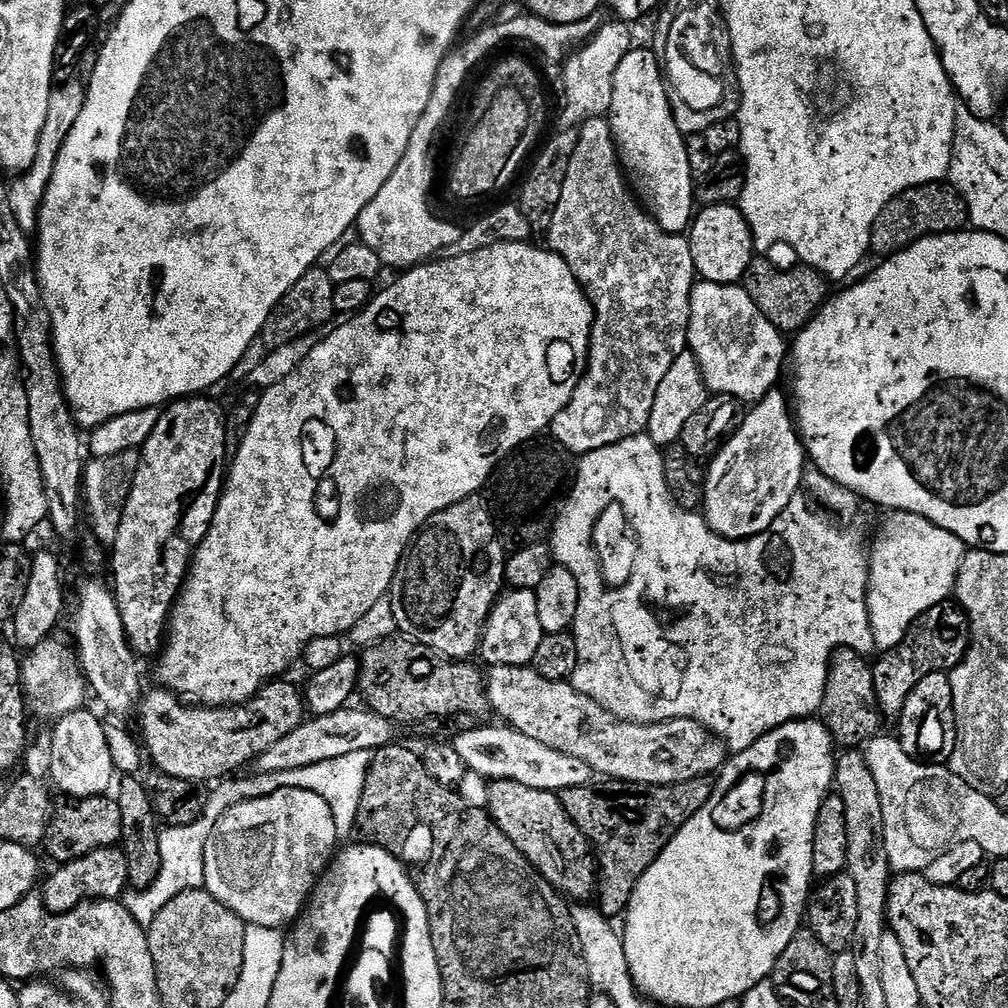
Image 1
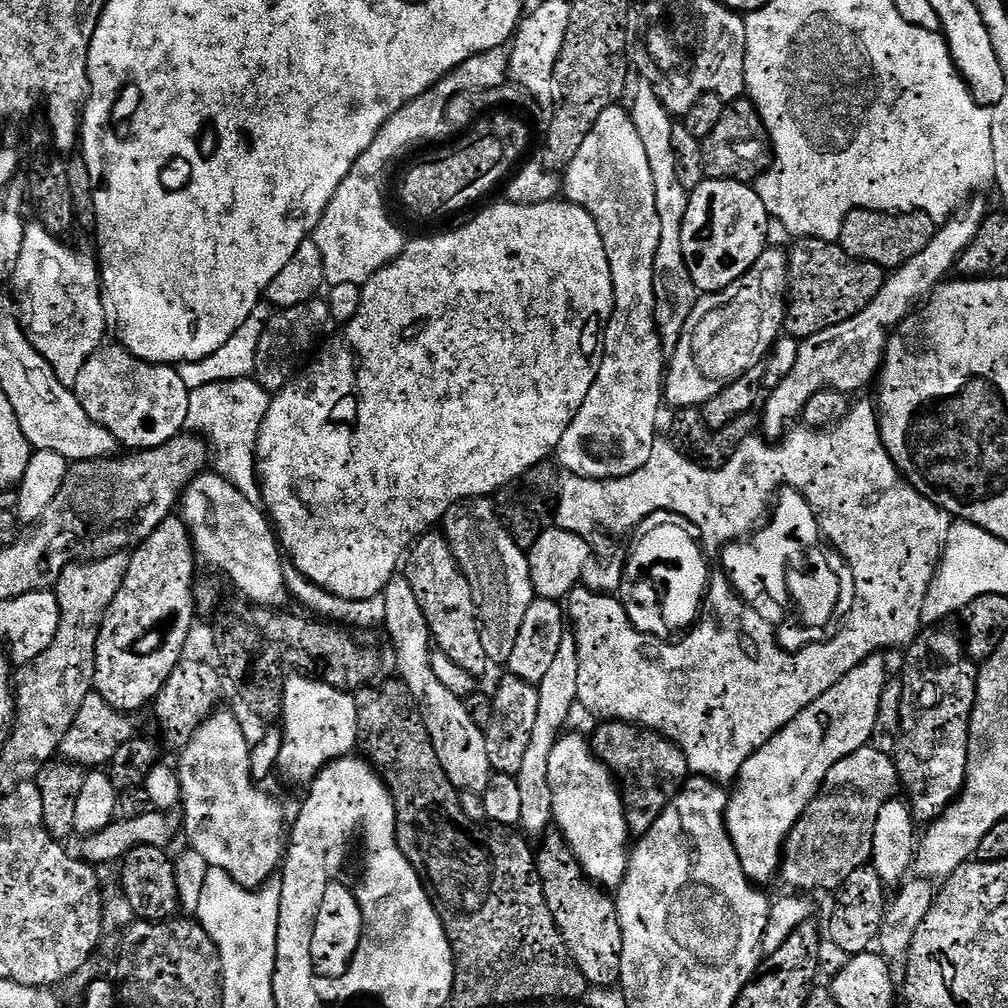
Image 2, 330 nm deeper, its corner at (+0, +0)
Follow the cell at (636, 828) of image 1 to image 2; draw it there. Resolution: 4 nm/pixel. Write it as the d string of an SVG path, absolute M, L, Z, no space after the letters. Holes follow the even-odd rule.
M624 719L610 720L601 723L601 725L601 728L593 736L590 736L592 751L612 769L613 773L623 783L624 780L628 783L628 792L626 788L628 827L633 833L646 833L652 829L652 823L660 816L660 812L667 807L668 801L681 791L682 785L689 779L688 760L684 756L684 751L674 741L660 742L660 736L654 738L654 734L648 734L648 728L641 728L638 724L627 724Z

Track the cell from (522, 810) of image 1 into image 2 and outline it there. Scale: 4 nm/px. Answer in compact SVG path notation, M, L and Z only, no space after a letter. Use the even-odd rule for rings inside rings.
M555 835L545 838L544 845L538 848L536 861L552 917L560 927L576 967L588 979L589 985L597 989L611 989L619 981L624 953L622 926L615 899L603 887L582 875L577 855L572 852L563 835Z

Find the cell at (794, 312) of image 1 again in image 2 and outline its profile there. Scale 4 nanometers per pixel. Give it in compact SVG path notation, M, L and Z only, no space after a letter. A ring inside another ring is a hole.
M804 238L790 252L790 303L787 305L786 332L789 337L803 342L808 337L838 322L854 318L882 290L885 269L865 260L855 260L839 243Z

